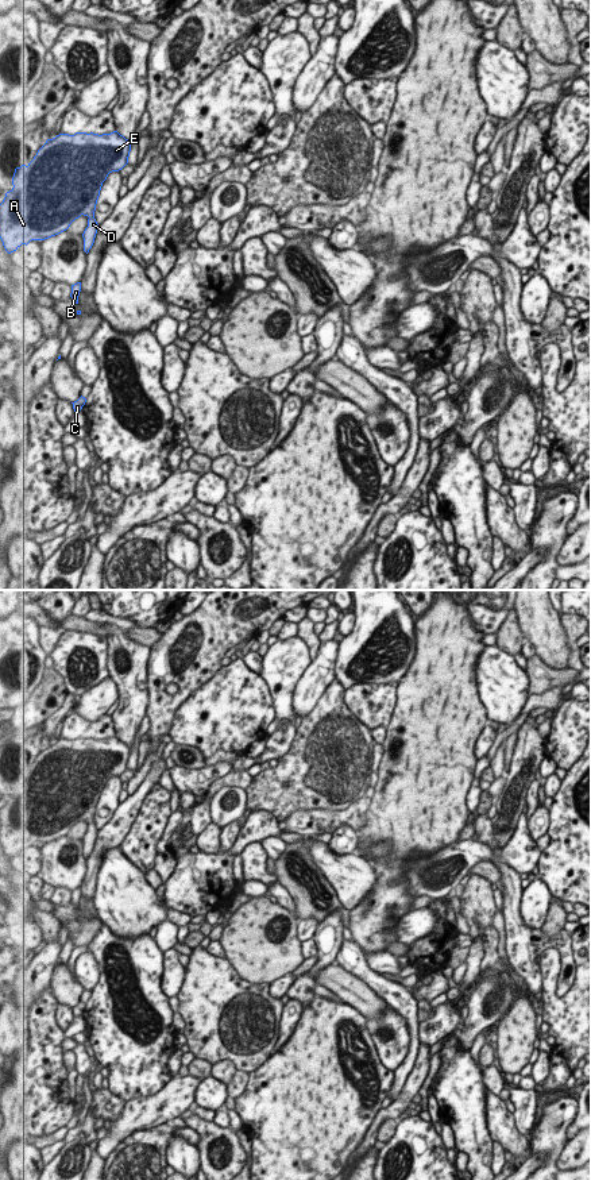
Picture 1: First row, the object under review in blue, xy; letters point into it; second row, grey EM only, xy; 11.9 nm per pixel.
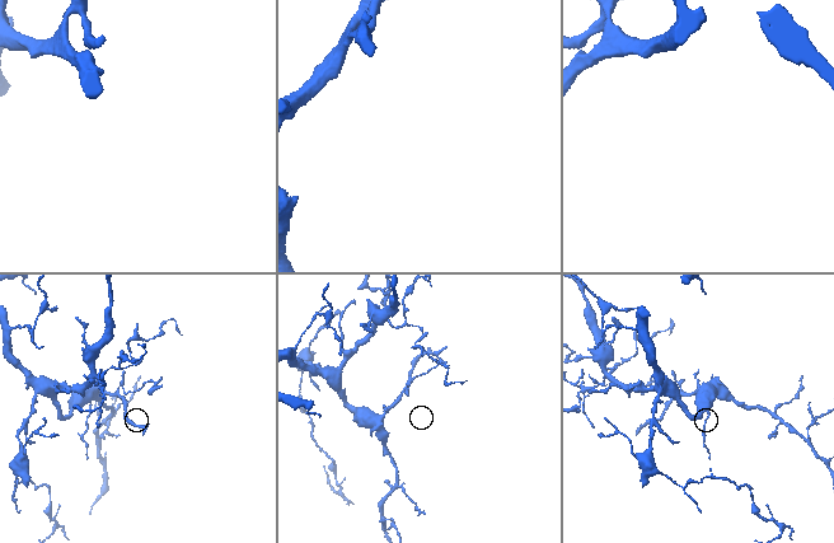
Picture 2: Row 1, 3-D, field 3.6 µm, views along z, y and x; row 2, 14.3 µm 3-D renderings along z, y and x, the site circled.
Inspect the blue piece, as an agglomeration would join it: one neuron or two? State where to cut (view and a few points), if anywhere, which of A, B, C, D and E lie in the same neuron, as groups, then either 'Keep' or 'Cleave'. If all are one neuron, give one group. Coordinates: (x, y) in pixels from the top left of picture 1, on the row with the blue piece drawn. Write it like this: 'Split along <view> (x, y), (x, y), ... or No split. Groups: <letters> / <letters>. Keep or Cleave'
No split. Groups: A B C D E. Keep.

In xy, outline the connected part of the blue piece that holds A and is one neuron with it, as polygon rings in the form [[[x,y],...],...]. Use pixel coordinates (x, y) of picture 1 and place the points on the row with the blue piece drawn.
[[[117,131],[47,139],[27,166],[15,169],[13,188],[0,204],[5,251],[55,236],[84,215],[89,217],[82,234],[88,254],[97,234],[94,211],[103,182],[128,163],[130,151],[131,142]]]

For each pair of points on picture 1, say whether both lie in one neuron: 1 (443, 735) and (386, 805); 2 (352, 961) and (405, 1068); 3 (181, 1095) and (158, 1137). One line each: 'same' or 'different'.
1: same
2: same
3: different

